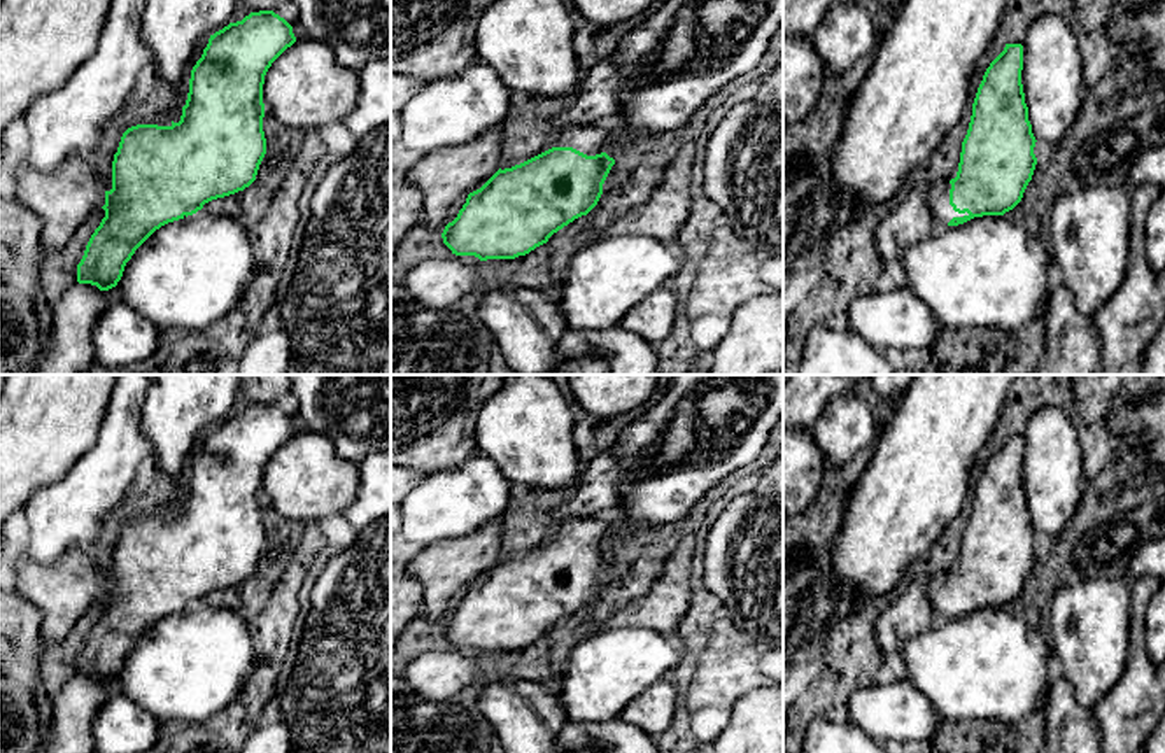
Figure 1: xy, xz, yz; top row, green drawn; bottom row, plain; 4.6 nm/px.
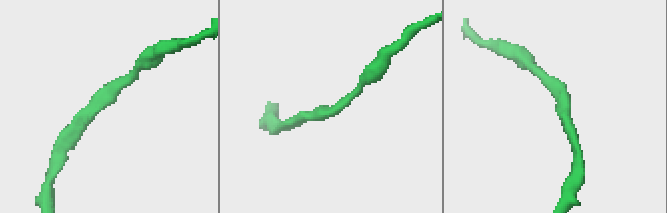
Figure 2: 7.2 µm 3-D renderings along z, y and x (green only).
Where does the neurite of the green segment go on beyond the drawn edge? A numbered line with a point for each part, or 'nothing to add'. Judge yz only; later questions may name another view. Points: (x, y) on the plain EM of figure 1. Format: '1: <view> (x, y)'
1: yz (938, 587)

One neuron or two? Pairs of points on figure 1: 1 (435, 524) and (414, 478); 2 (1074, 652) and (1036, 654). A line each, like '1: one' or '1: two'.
1: two
2: two

